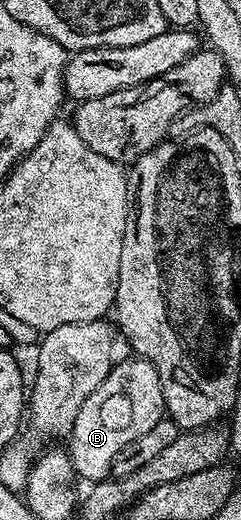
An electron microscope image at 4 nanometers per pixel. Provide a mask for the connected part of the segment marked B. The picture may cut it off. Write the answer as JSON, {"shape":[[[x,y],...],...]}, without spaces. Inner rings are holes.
{"shape":[[[128,356],[125,362],[117,361],[107,380],[90,392],[86,404],[78,408],[78,420],[74,420],[74,428],[66,439],[66,449],[77,475],[88,484],[105,481],[112,474],[118,452],[138,440],[138,436],[150,432],[165,414],[162,384],[158,372],[154,372],[154,364],[135,356]]]}

